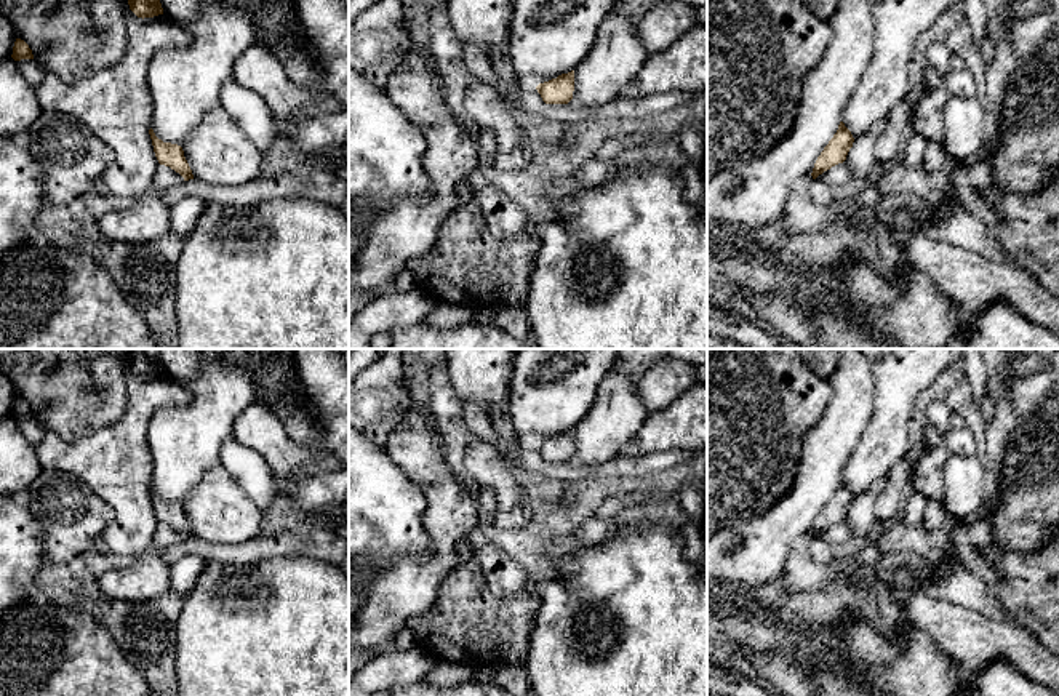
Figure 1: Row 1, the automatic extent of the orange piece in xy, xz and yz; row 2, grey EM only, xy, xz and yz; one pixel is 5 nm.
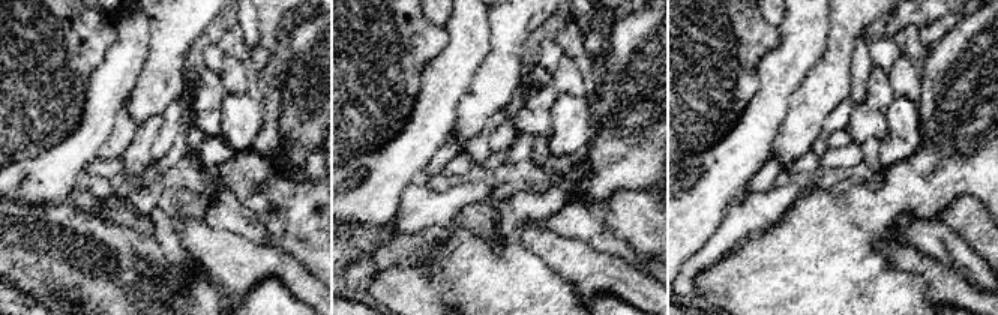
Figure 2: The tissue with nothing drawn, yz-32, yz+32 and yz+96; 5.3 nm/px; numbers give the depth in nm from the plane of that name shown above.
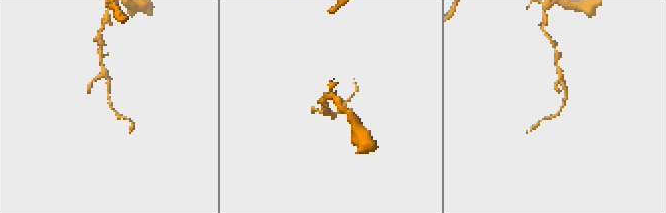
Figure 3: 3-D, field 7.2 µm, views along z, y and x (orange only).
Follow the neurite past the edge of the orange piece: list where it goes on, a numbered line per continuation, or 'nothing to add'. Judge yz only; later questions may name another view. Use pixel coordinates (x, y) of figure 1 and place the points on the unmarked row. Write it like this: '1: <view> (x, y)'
nothing to add

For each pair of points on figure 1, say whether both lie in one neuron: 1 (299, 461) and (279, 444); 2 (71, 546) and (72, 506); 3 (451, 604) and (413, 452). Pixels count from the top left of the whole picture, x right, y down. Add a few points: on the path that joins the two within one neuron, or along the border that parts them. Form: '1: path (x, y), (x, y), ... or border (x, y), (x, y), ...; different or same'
1: path (295, 460), (283, 448); same
2: path (71, 536), (72, 516); same
3: border (455, 549), (456, 565), (426, 608); different

